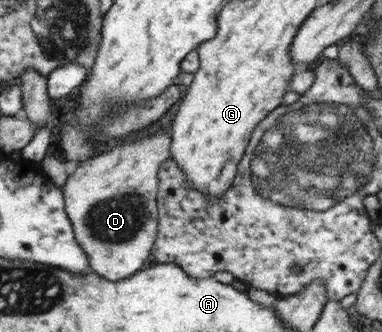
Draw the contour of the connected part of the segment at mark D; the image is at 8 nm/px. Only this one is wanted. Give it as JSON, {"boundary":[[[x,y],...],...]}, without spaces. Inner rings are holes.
{"boundary":[[[165,133],[144,135],[135,142],[122,142],[111,151],[77,165],[60,187],[63,193],[67,193],[67,213],[71,213],[71,221],[75,221],[75,237],[79,237],[78,244],[83,245],[91,271],[109,281],[134,276],[133,273],[139,272],[149,257],[158,229],[158,173],[170,151],[169,137]]]}

